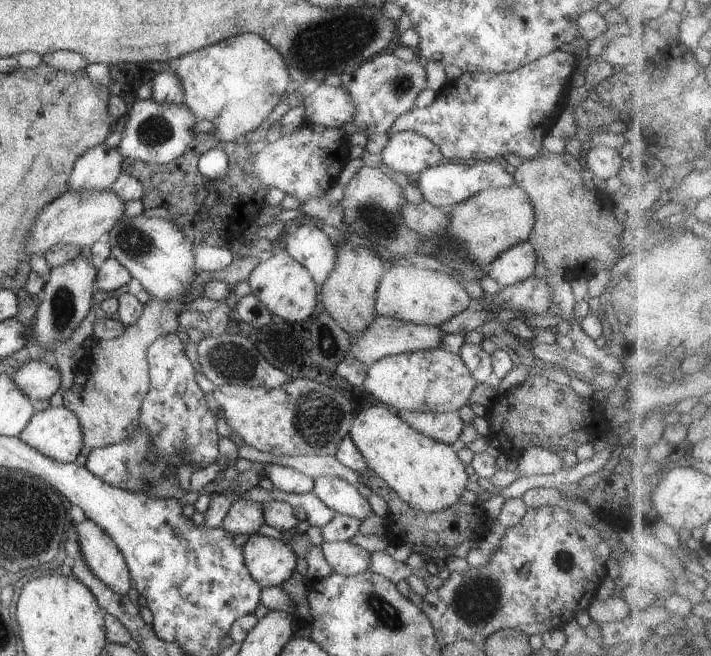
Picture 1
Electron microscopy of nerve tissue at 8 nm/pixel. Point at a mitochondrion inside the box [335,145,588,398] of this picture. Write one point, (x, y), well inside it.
(384, 223)

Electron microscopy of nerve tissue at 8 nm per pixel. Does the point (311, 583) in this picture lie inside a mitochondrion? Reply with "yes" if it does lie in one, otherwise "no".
no

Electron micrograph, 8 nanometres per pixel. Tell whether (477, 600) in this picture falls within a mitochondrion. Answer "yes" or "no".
yes

